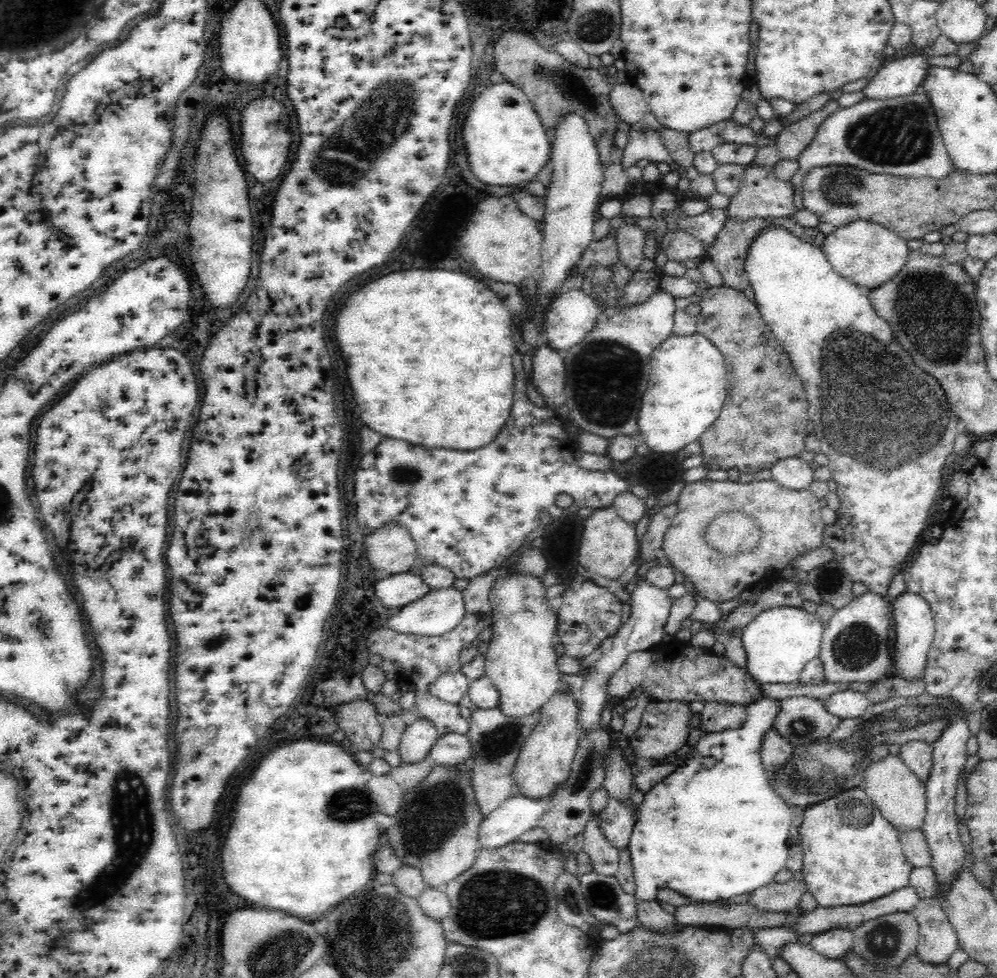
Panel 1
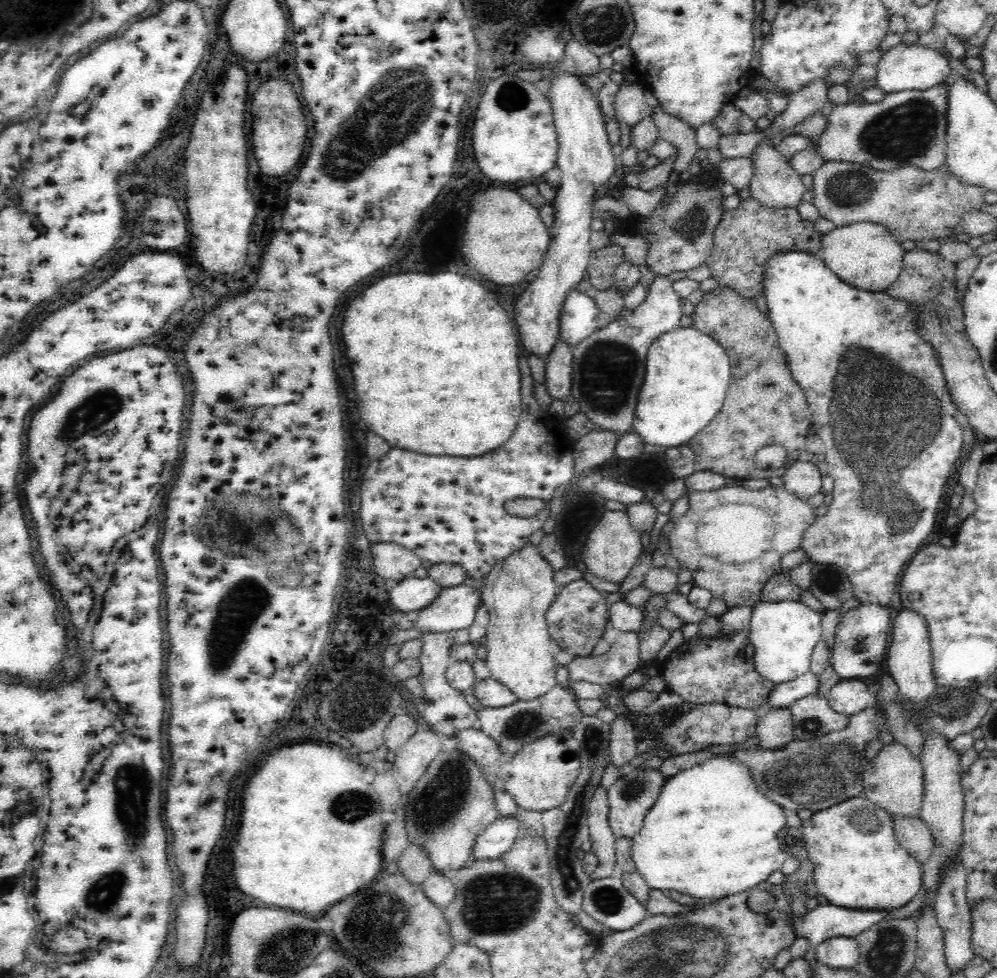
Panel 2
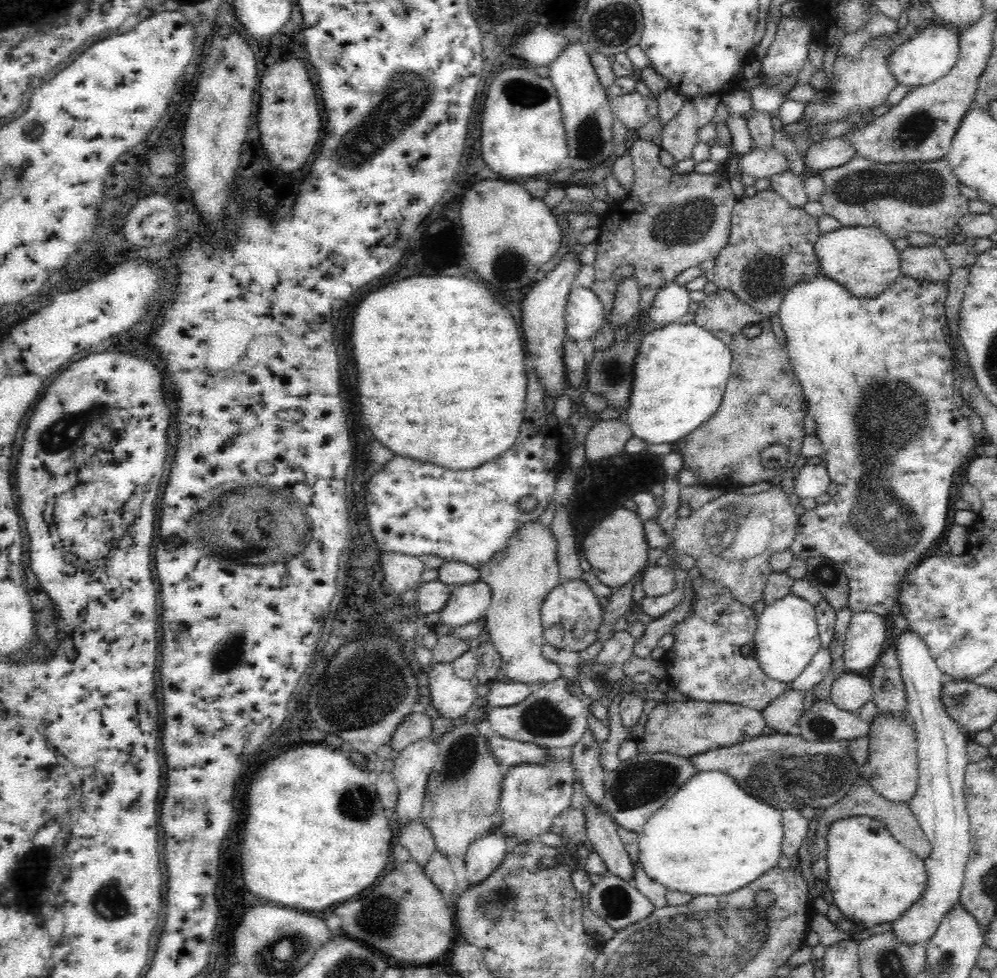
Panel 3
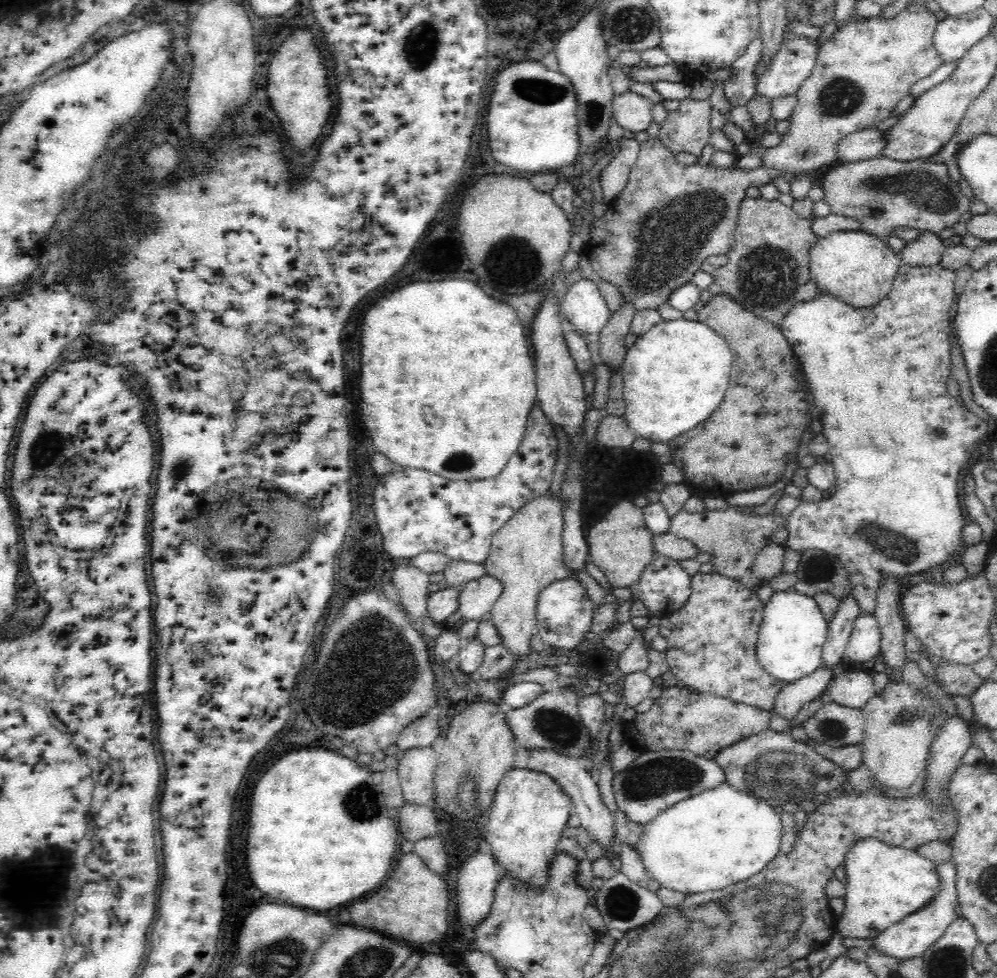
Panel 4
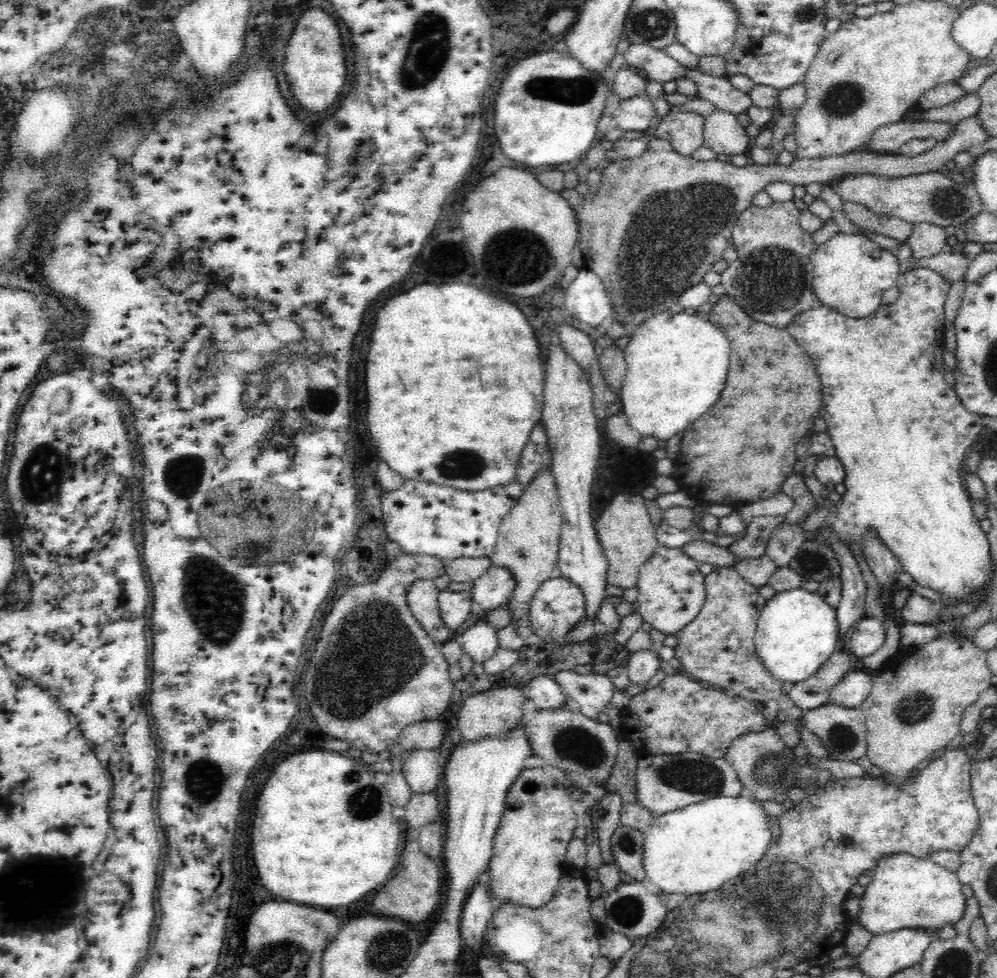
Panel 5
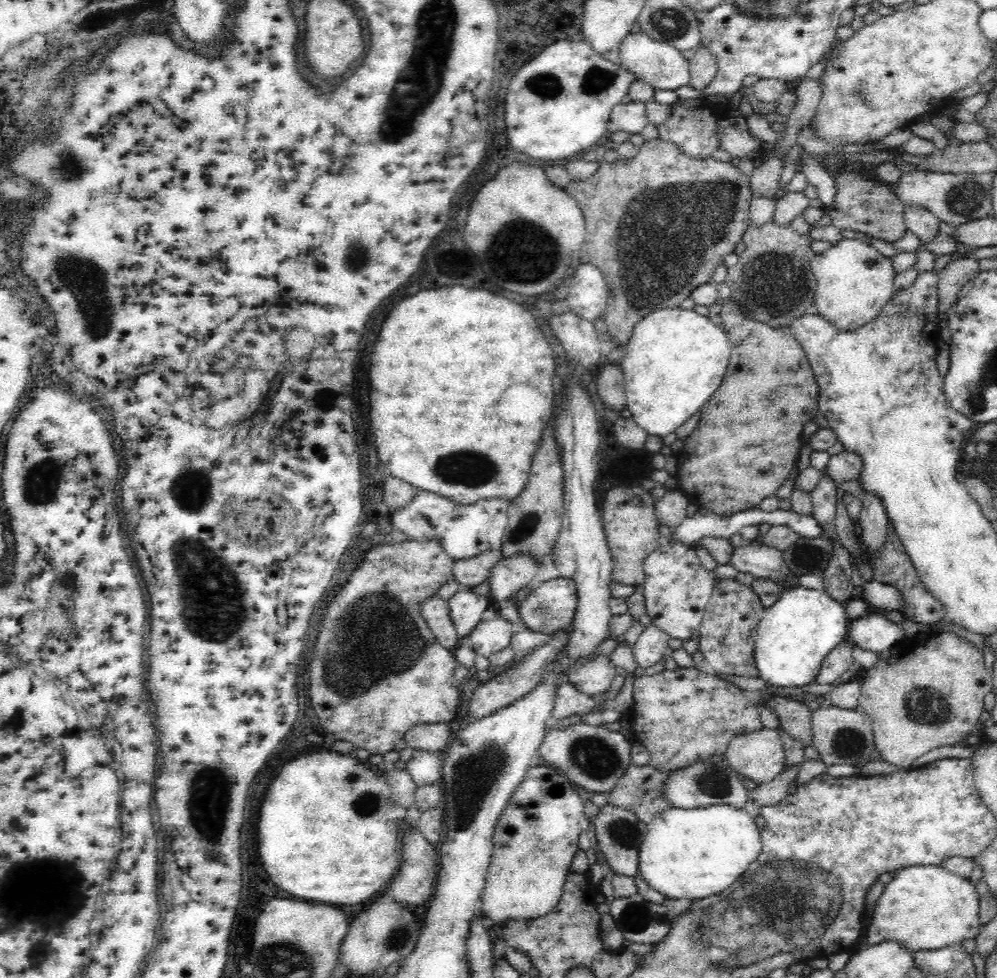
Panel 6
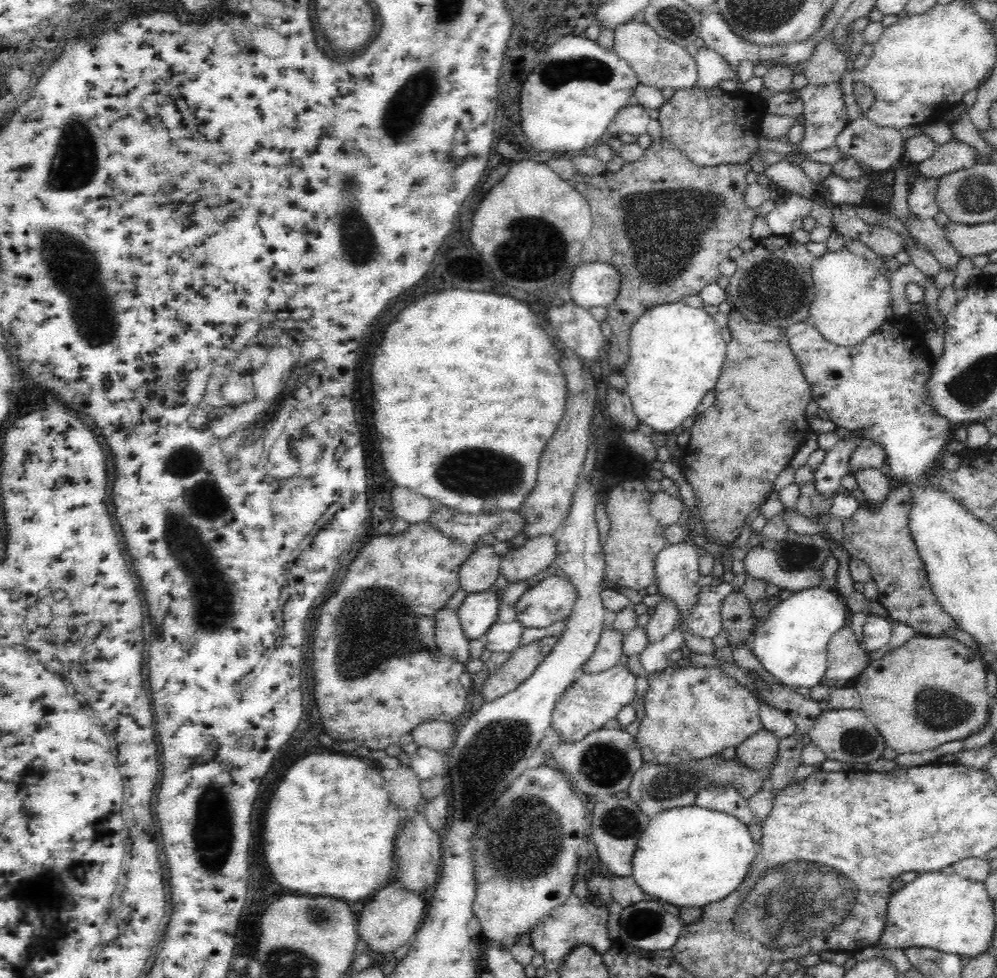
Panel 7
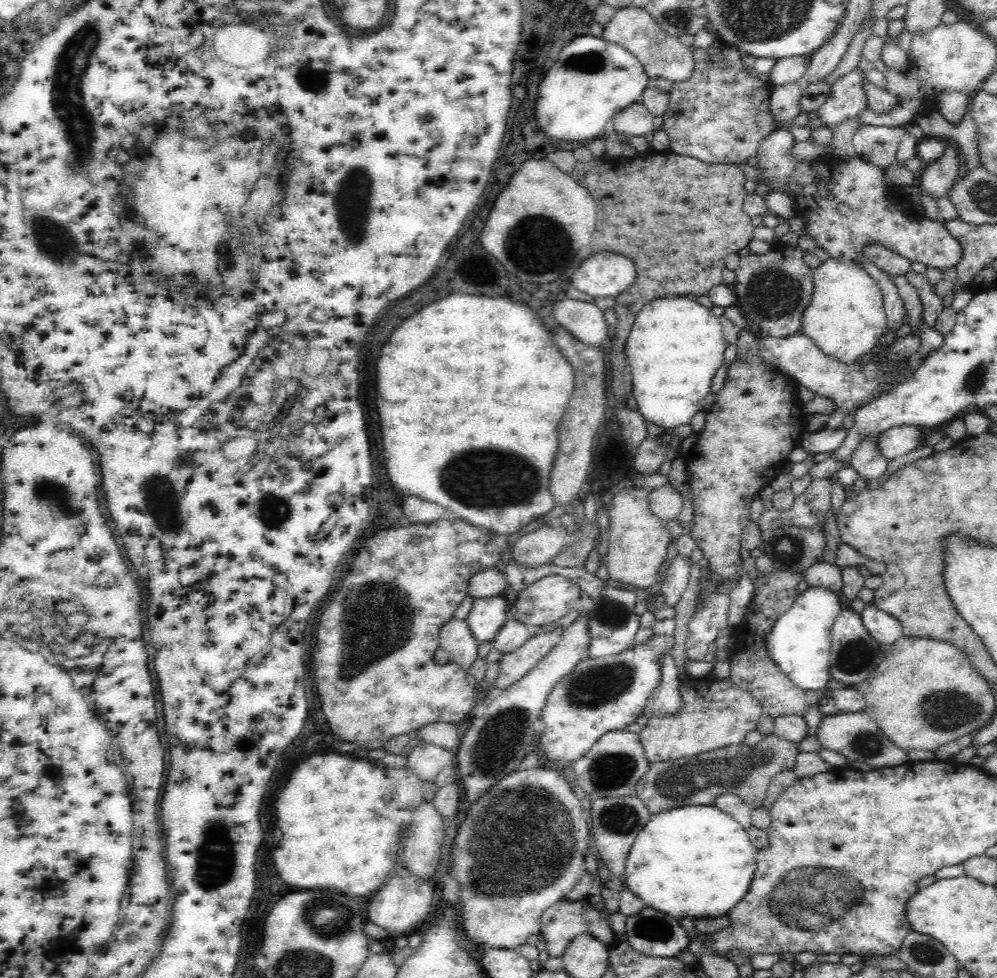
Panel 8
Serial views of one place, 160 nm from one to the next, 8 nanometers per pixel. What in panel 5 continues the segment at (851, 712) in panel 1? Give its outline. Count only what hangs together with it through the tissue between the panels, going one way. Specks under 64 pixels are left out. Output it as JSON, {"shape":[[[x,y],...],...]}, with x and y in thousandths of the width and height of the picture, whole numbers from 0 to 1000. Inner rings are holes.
{"shape":[[[851,686],[832,707],[830,718],[851,724],[863,724],[874,709],[876,691],[866,686]]]}

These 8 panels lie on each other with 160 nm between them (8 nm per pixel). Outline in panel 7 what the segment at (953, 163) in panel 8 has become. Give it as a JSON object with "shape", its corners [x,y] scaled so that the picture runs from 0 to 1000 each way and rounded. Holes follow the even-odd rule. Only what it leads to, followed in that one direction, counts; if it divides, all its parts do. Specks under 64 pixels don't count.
{"shape":[[[925,181],[919,184],[913,192],[910,209],[913,221],[919,220],[921,224],[936,223],[942,218],[941,210],[937,206],[939,196],[939,181]]]}

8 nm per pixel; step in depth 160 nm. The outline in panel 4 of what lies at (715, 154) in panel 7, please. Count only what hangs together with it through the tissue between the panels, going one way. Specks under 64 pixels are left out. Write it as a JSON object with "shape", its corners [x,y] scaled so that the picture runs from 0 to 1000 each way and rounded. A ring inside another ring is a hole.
{"shape":[[[692,98],[682,103],[679,112],[672,113],[662,125],[661,142],[672,155],[689,155],[703,160],[713,139],[713,104]]]}

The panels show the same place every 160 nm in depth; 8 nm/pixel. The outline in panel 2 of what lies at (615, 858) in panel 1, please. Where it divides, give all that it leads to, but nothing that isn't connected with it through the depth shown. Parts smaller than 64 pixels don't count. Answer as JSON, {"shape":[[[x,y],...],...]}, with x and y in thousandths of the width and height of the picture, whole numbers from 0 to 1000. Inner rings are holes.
{"shape":[[[604,803],[599,806],[590,832],[591,860],[593,870],[598,874],[599,888],[594,892],[593,899],[601,900],[616,895],[618,890],[617,865],[618,857],[610,842],[611,823],[609,808]]]}

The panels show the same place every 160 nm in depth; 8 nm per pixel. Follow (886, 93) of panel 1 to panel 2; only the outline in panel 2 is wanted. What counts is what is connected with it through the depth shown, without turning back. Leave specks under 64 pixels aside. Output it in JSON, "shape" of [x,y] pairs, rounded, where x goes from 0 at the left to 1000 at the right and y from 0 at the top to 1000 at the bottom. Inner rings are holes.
{"shape":[[[920,43],[914,47],[902,44],[885,53],[885,59],[880,65],[879,89],[887,96],[906,92],[929,92],[947,84],[952,74],[953,69],[945,53],[928,49]]]}

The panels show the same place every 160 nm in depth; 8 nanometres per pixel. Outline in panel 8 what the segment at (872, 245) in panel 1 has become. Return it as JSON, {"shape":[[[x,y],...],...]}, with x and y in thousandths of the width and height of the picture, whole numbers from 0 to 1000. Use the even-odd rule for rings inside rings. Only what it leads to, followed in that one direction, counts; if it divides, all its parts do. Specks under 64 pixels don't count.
{"shape":[[[830,264],[814,274],[815,304],[806,316],[802,338],[827,362],[845,371],[857,371],[875,360],[890,338],[885,298],[861,268]]]}

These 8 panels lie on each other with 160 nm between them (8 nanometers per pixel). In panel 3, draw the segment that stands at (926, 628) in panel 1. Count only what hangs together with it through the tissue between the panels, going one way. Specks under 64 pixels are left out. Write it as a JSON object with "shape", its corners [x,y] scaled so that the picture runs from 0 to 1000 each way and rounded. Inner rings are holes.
{"shape":[[[914,642],[902,644],[897,650],[897,662],[899,662],[899,675],[903,678],[903,691],[907,696],[907,704],[910,710],[910,728],[911,734],[916,739],[920,759],[920,776],[922,781],[922,803],[914,816],[912,825],[921,838],[926,853],[929,855],[933,863],[933,873],[926,878],[928,882],[930,902],[927,910],[923,914],[923,918],[919,922],[896,942],[897,956],[901,958],[901,962],[915,966],[918,964],[930,964],[932,959],[939,953],[939,947],[943,940],[947,939],[951,930],[962,921],[963,909],[967,903],[967,892],[971,882],[974,870],[974,850],[973,836],[969,827],[969,815],[967,814],[968,805],[968,787],[972,782],[970,776],[969,765],[974,756],[974,752],[963,745],[963,741],[955,737],[945,721],[943,708],[945,698],[948,695],[947,689],[941,683],[939,676],[935,673],[931,661]]]}

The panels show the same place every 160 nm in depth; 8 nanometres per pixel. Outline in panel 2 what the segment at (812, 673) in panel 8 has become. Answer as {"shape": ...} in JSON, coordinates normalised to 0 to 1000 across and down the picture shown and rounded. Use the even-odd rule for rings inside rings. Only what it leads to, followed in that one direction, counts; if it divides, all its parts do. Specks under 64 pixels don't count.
{"shape":[[[760,613],[754,621],[754,630],[750,638],[750,657],[756,662],[755,671],[751,674],[759,688],[776,699],[787,698],[803,692],[812,686],[814,666],[824,652],[822,626],[816,626],[803,616],[784,613],[783,616],[766,616]]]}

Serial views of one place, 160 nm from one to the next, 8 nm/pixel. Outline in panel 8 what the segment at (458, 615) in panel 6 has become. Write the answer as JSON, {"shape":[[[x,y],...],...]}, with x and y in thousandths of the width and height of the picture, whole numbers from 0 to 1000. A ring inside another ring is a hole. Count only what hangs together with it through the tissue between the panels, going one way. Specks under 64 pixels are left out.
{"shape":[[[506,608],[475,611],[473,624],[466,635],[479,657],[492,656],[502,640],[508,636],[510,622]]]}

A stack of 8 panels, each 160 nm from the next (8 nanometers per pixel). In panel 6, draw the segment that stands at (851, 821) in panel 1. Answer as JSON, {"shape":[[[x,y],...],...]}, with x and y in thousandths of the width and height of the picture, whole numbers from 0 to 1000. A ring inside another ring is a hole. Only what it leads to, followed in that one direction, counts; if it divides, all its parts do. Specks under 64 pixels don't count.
{"shape":[[[942,884],[911,885],[895,893],[897,894],[895,900],[888,904],[879,921],[867,968],[895,961],[905,964],[915,973],[940,971],[955,965],[964,965],[969,959],[978,960],[982,955],[984,952],[981,944],[982,916],[977,904],[959,894],[953,894]]]}

